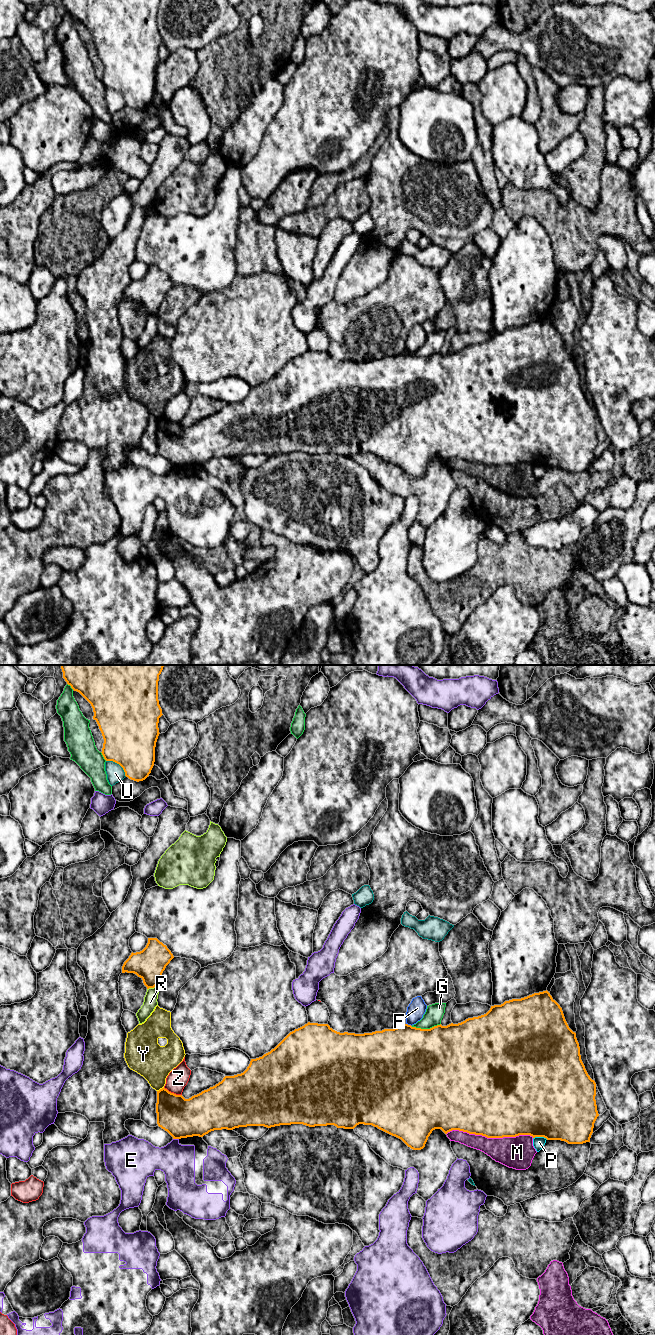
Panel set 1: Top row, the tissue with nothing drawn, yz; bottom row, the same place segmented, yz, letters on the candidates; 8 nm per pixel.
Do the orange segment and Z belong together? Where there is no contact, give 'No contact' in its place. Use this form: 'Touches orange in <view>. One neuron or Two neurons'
Touches orange in yz. Two neurons

